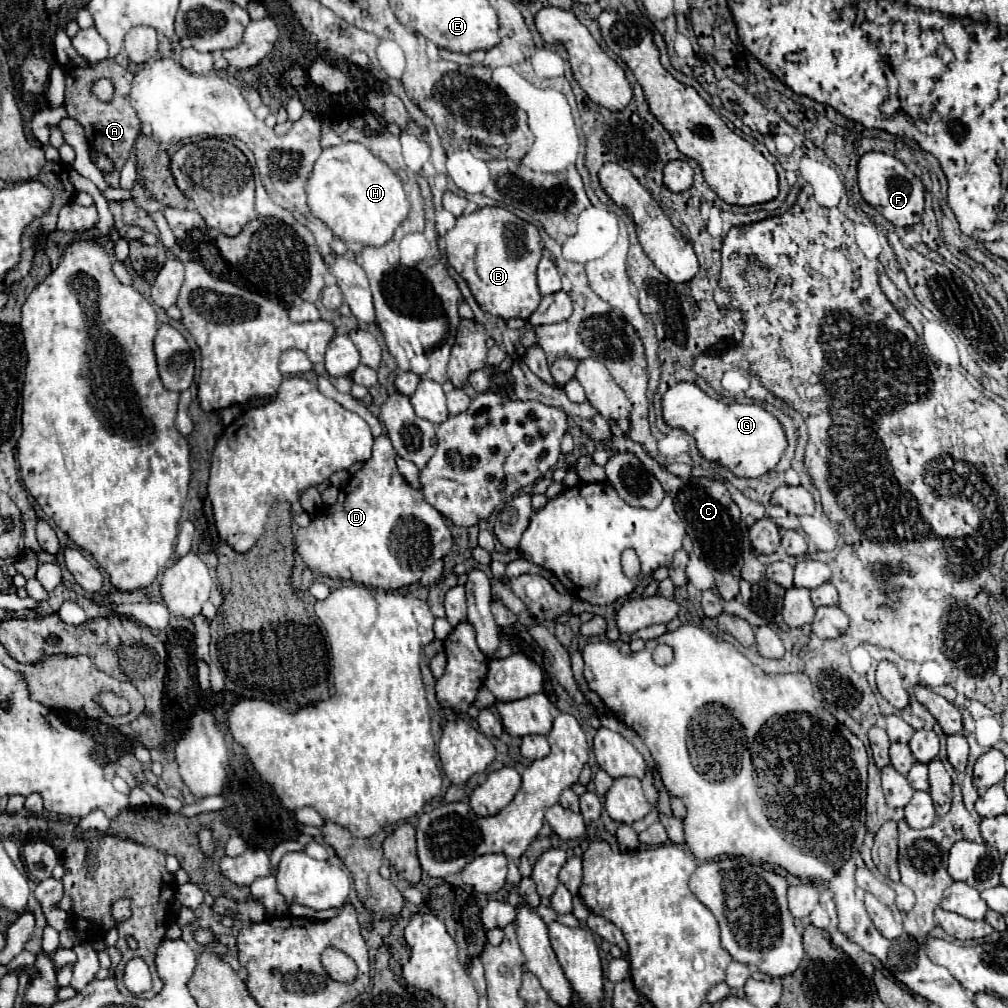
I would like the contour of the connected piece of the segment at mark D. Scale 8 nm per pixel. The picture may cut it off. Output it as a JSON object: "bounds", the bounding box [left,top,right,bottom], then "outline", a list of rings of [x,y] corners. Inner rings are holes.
{"bounds":[295,435,453,591],"outline":[[[379,435],[373,443],[373,455],[363,463],[363,467],[349,479],[349,483],[341,489],[339,499],[333,507],[317,513],[309,527],[299,529],[295,533],[297,553],[303,557],[307,567],[325,575],[333,581],[351,581],[367,587],[379,587],[385,591],[409,587],[417,583],[423,571],[433,565],[433,561],[445,557],[453,545],[453,537],[449,527],[443,521],[443,515],[427,503],[421,491],[409,487],[401,473],[397,471],[395,451],[387,435]]]}

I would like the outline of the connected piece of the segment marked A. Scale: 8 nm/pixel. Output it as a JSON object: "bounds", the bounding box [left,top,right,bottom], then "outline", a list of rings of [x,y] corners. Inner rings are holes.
{"bounds":[61,59,141,189],"outline":[[[113,59],[99,61],[99,63],[93,63],[89,67],[65,65],[61,69],[65,75],[65,109],[67,109],[67,115],[77,119],[81,123],[81,127],[85,129],[87,141],[91,145],[91,155],[107,153],[107,157],[111,157],[111,163],[115,165],[115,169],[111,173],[105,173],[103,177],[109,183],[109,187],[117,189],[121,167],[129,159],[135,139],[141,135],[141,121],[129,105],[129,91],[131,91],[131,83],[133,83],[133,73],[129,69],[123,69],[121,65],[117,65]],[[101,77],[109,77],[115,83],[115,97],[111,103],[101,103],[91,93],[91,83],[95,79],[101,79]]]}

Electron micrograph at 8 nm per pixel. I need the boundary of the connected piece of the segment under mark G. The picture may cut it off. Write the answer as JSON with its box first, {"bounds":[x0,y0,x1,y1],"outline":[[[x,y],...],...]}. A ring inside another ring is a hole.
{"bounds":[663,383,787,477],"outline":[[[677,383],[667,389],[667,393],[663,395],[663,419],[669,427],[677,427],[693,435],[701,457],[705,457],[707,461],[721,463],[725,469],[729,469],[737,477],[761,477],[763,473],[771,471],[779,463],[781,453],[785,451],[785,445],[787,445],[781,423],[763,407],[747,405],[747,403],[723,403],[723,401],[711,399],[695,383]]]}

